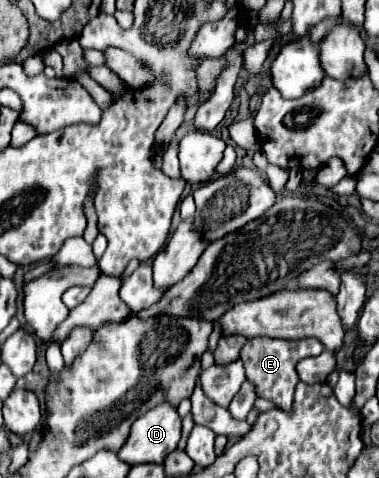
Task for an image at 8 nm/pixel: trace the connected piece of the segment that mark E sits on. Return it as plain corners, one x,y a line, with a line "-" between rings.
256,337
248,339
246,345
240,351
240,359
246,369
246,379
254,383
256,395
262,399
270,399
276,403
276,407
290,411
292,399
294,399
294,387
298,385
300,377
296,373
296,365
300,359
310,355
322,353
322,343
318,339
300,339
300,341
288,341
288,339
270,339
270,337

